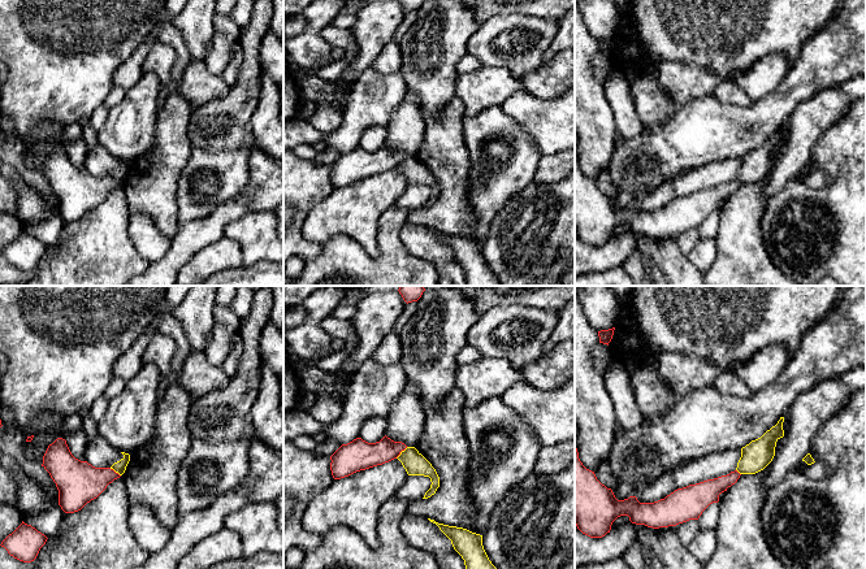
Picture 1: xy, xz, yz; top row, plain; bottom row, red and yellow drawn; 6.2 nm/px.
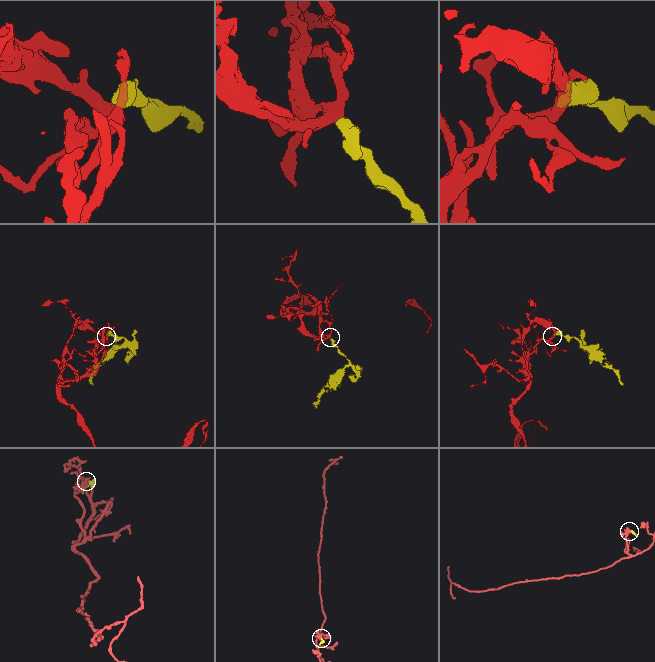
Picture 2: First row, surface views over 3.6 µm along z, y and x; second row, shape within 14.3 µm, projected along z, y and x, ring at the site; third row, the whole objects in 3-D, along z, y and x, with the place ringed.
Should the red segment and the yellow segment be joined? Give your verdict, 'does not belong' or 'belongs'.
does not belong

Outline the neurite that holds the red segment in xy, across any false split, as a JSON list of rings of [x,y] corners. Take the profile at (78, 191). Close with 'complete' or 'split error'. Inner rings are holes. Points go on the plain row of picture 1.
[[[62,147],[48,155],[42,175],[56,192],[59,214],[65,222],[81,220],[121,186],[111,177],[95,177],[75,168]]]; complete

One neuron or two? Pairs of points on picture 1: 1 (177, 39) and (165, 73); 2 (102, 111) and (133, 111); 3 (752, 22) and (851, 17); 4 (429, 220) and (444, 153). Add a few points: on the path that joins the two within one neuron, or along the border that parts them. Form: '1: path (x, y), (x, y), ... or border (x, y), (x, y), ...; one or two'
1: border (157, 39), (169, 44), (176, 53), (169, 79); two
2: border (108, 111), (104, 125), (96, 131); two
3: border (836, 13), (809, 39); two
4: path (446, 203), (447, 170); one

